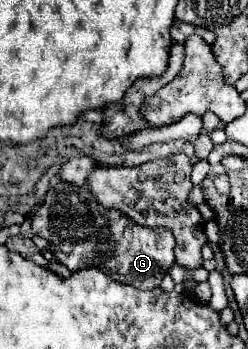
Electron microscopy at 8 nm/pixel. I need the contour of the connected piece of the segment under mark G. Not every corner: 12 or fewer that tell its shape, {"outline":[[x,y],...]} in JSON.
{"outline":[[87,189],[47,191],[31,229],[69,271],[159,287],[169,229],[99,207]]}

